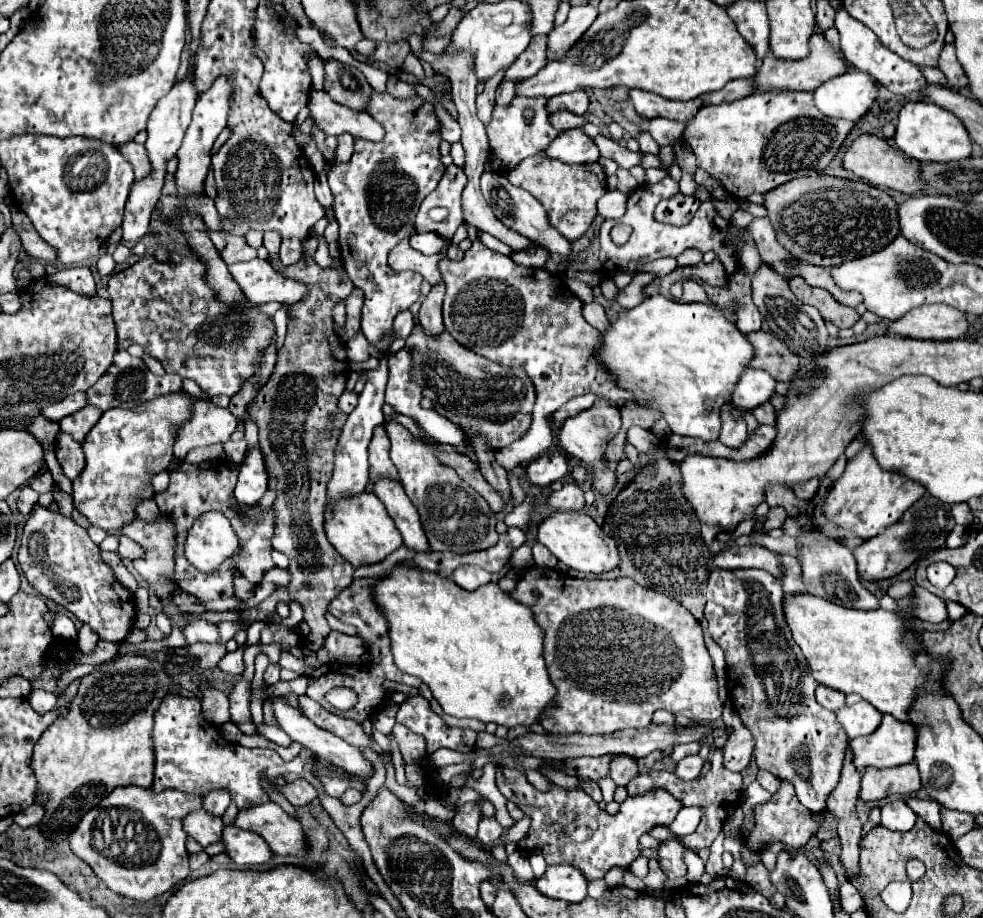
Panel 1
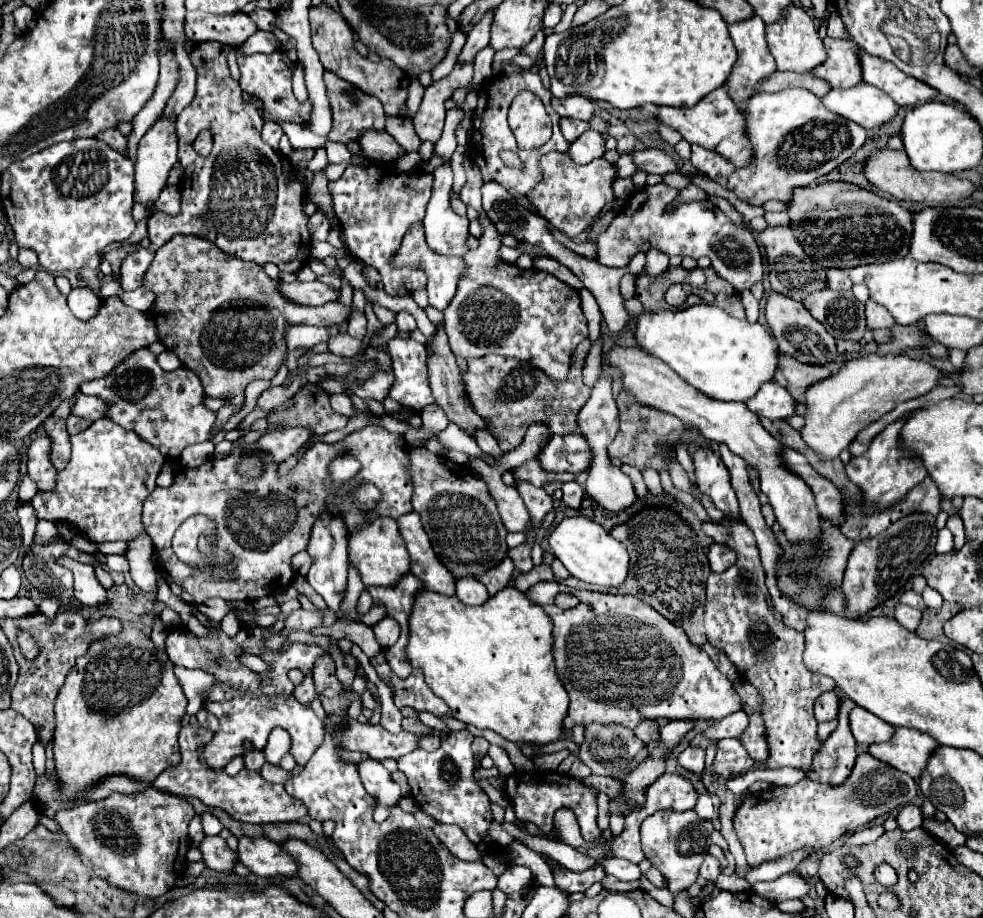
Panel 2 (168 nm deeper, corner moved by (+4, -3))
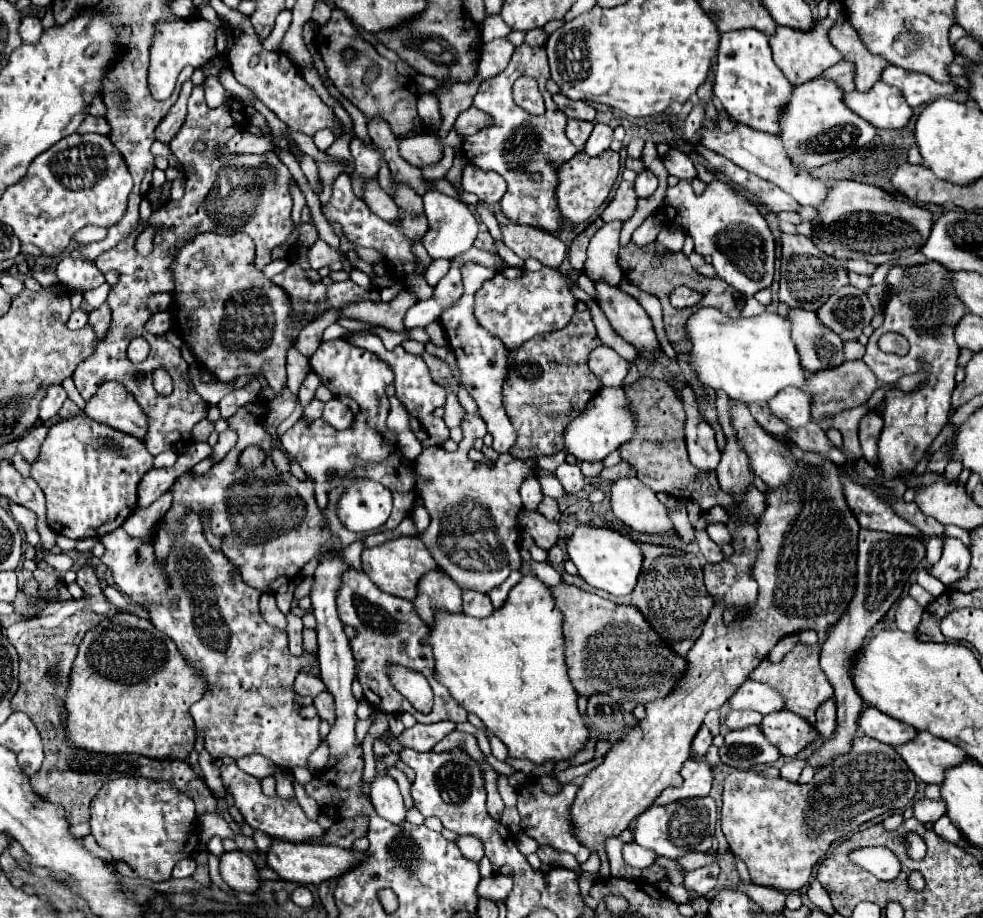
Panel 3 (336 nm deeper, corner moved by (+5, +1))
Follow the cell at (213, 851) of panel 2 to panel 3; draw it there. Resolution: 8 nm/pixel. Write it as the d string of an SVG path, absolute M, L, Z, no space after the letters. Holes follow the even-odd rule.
M225 850L219 856L219 874L231 890L255 892L259 888L257 868L243 850Z

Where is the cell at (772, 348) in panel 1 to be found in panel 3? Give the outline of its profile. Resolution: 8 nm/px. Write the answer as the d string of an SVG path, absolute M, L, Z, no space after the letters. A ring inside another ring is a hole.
M855 360L855 362L843 362L837 368L827 368L827 370L807 374L807 382L801 386L801 390L811 396L813 418L821 420L821 418L833 416L841 410L847 410L847 408L853 408L853 406L859 406L859 404L867 402L867 398L873 394L873 390L877 386L879 386L877 378L867 368L867 364L863 360Z

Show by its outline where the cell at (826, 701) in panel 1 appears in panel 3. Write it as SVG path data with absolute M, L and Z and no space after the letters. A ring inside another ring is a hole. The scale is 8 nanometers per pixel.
M829 698L817 708L817 722L815 722L817 732L823 738L829 738L835 732L835 700Z

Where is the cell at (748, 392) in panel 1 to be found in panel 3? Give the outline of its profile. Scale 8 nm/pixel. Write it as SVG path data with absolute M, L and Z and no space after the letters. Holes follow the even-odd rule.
M795 386L779 390L779 394L775 394L767 404L769 404L769 410L777 418L787 422L787 426L791 426L791 428L805 426L809 422L809 418L811 418L809 396L803 394Z

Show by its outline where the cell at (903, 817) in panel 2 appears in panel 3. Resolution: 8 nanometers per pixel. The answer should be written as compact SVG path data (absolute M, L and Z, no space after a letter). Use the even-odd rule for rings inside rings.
M917 800L913 804L913 818L917 818L923 824L939 820L945 812L947 810L945 810L941 800Z

